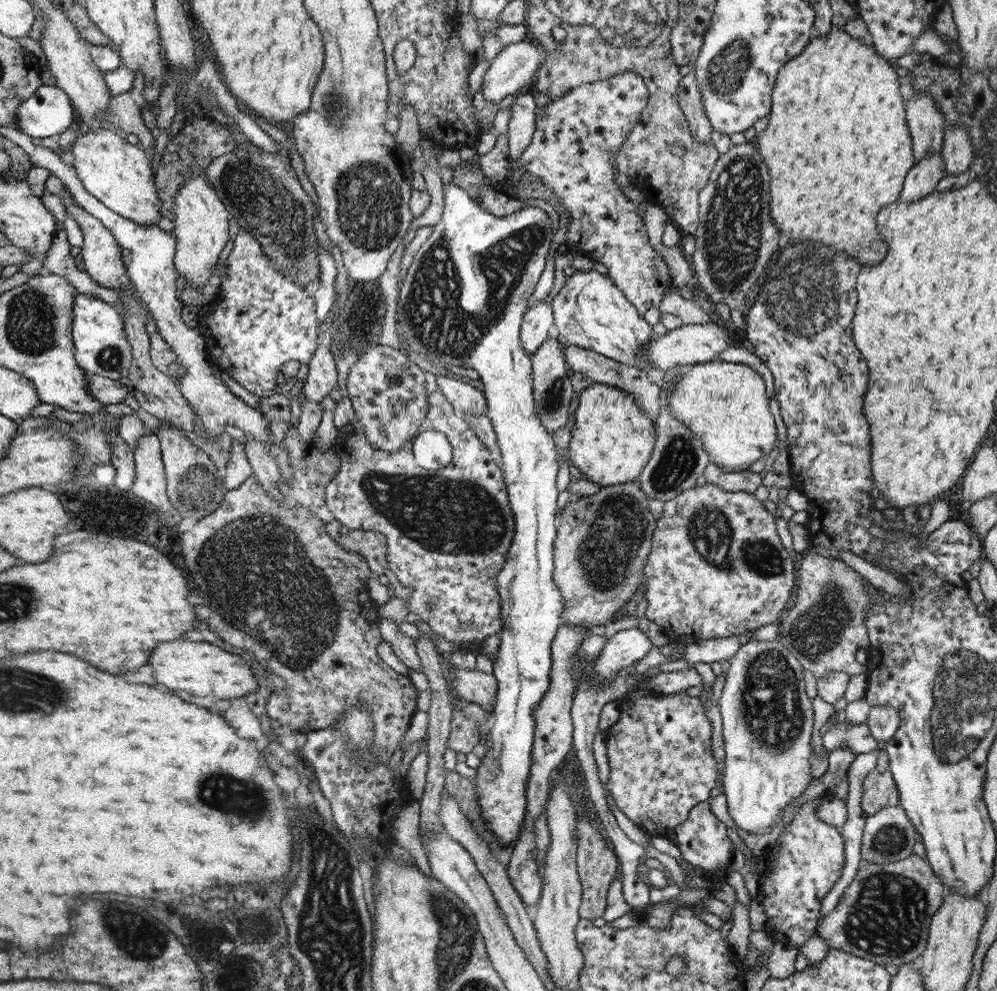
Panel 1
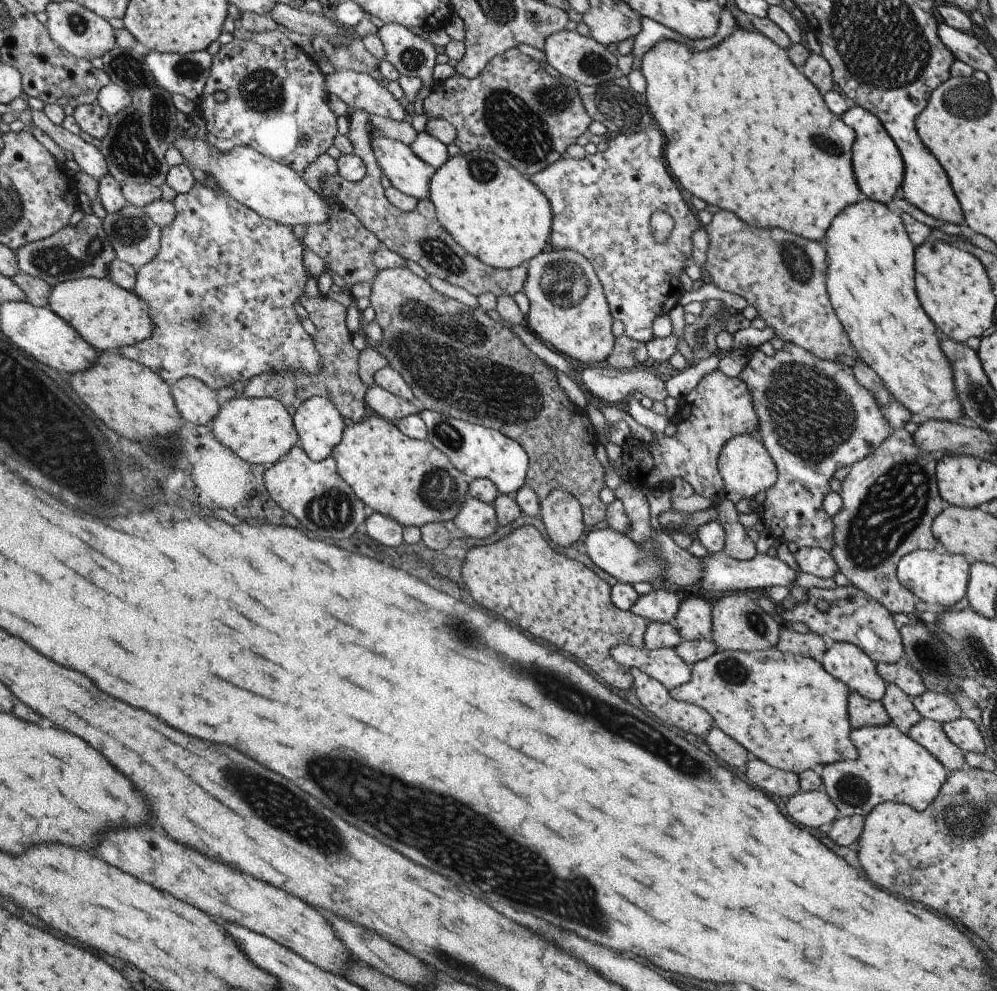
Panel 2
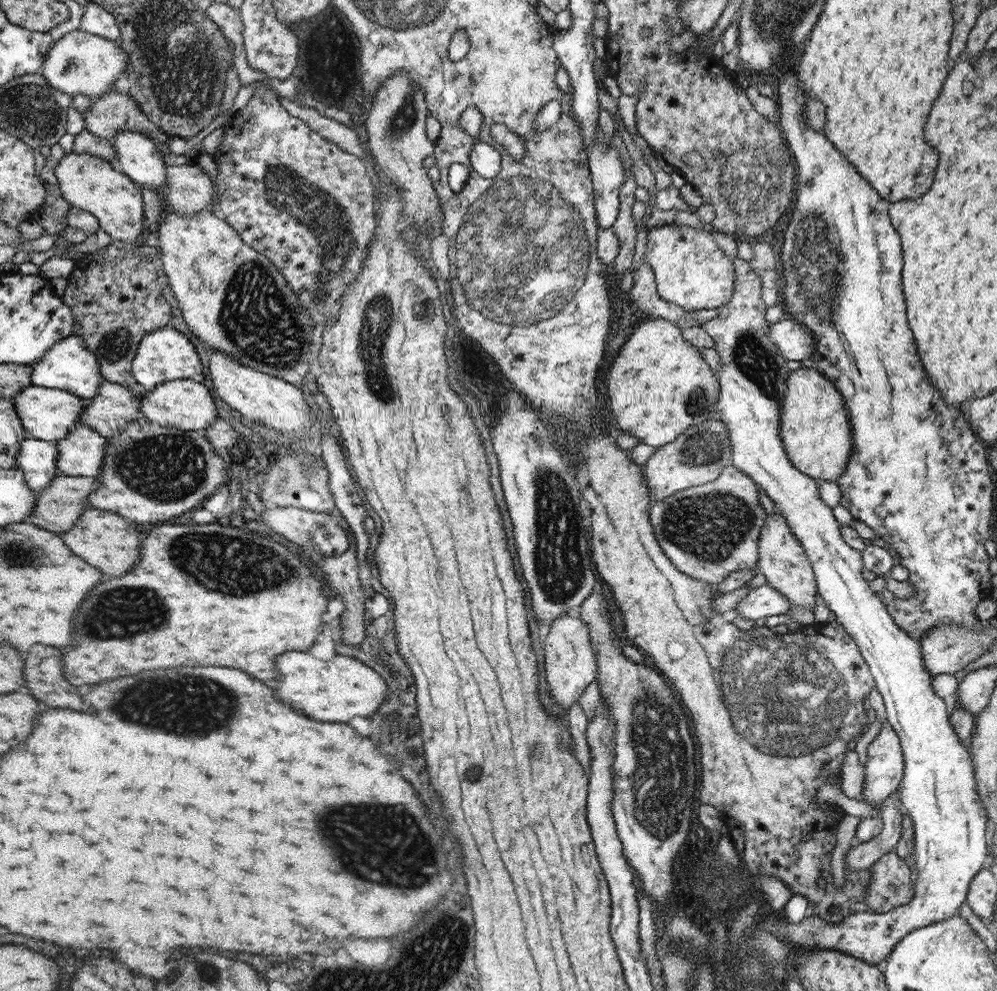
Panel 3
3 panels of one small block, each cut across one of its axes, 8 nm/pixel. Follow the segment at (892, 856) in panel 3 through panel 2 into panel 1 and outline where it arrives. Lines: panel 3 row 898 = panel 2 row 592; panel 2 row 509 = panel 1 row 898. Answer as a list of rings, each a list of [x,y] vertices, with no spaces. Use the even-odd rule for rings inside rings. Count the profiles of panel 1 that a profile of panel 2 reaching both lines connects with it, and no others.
[[[913,852],[905,859],[884,864],[874,864],[862,859],[856,876],[842,892],[840,902],[820,921],[816,931],[828,942],[830,949],[846,950],[848,954],[860,956],[876,964],[894,964],[900,969],[902,964],[912,962],[927,948],[932,916],[941,908],[940,904],[944,902],[944,896],[949,890],[932,872],[928,860]]]

